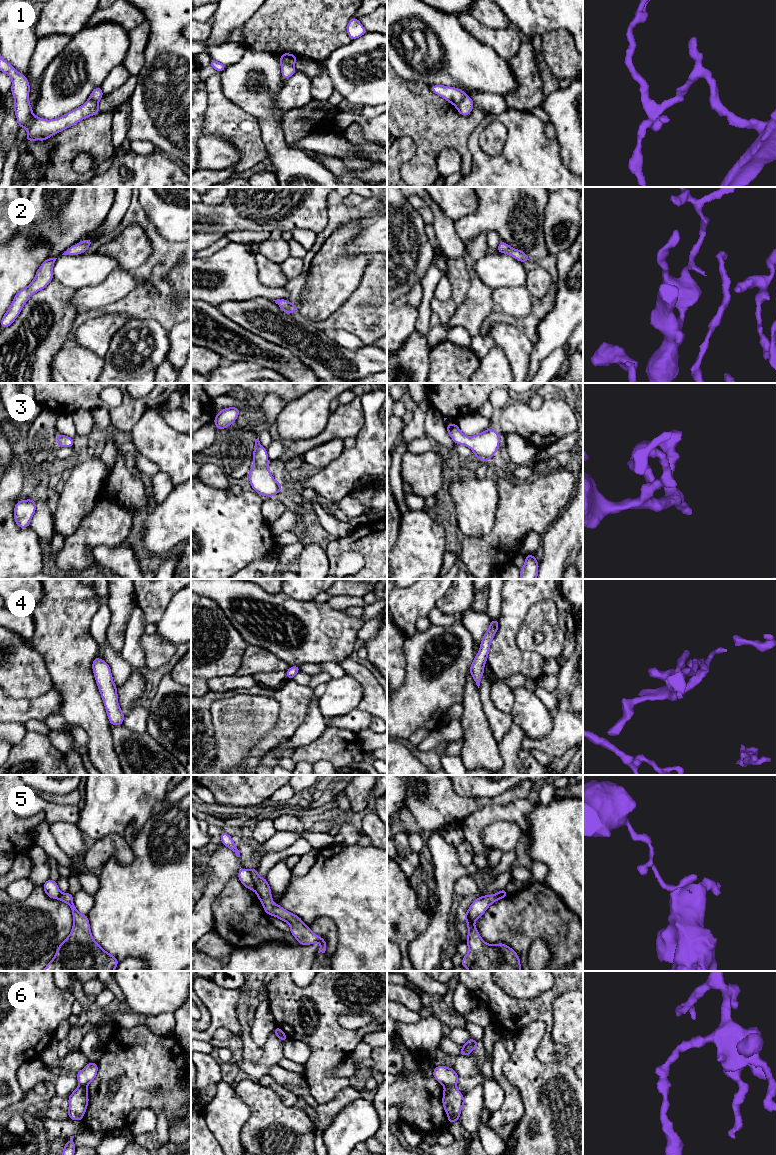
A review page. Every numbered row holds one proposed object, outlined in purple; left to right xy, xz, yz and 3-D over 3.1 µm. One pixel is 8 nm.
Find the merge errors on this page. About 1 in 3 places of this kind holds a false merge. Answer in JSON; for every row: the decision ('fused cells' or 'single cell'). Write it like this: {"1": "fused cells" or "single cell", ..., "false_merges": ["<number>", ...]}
{"1": "fused cells", "2": "single cell", "3": "single cell", "4": "single cell", "5": "fused cells", "6": "fused cells", "false_merges": ["1", "5", "6"]}

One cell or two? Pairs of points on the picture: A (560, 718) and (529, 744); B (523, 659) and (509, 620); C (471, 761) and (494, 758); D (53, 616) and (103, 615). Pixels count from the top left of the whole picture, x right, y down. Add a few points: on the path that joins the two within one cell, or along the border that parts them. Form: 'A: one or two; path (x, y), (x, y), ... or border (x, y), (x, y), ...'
A: one; path (560, 729), (546, 744), (540, 744)
B: one; path (513, 649), (509, 645), (509, 630)
C: one; path (477, 758), (488, 758)
D: two; border (101, 603), (90, 624), (90, 634), (93, 639)

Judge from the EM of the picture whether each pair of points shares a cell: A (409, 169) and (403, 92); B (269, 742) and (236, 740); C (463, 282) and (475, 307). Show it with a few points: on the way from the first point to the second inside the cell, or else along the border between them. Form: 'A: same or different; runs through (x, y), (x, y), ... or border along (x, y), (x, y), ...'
A: same; runs through (422, 150), (422, 119), (414, 111)
B: different; border along (275, 725), (243, 759)
C: different; border along (466, 268), (469, 274), (469, 288), (455, 311)

